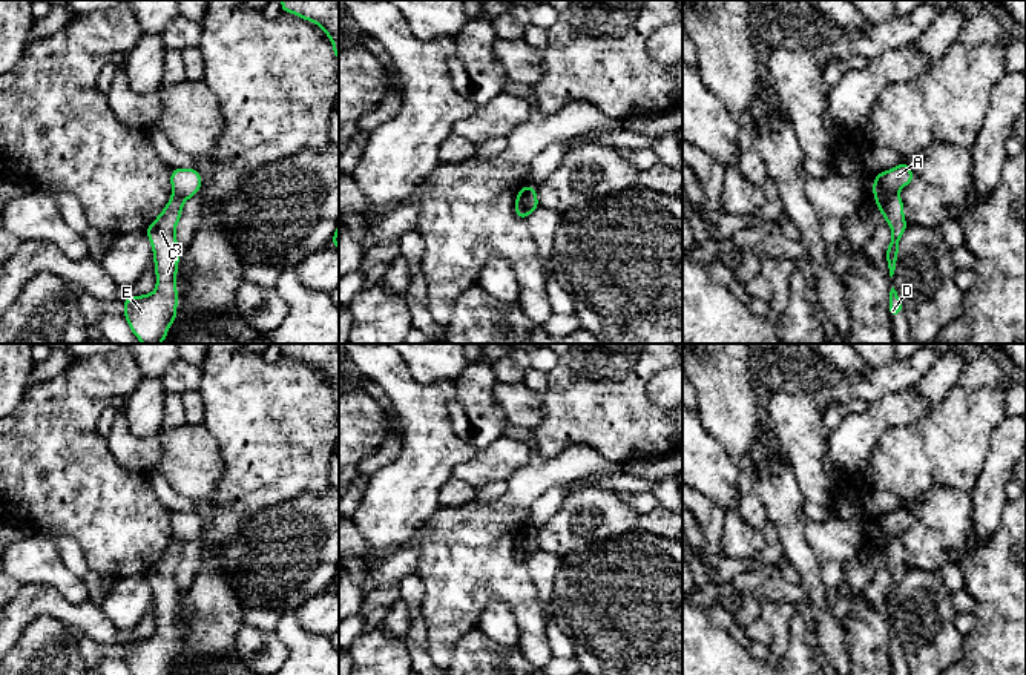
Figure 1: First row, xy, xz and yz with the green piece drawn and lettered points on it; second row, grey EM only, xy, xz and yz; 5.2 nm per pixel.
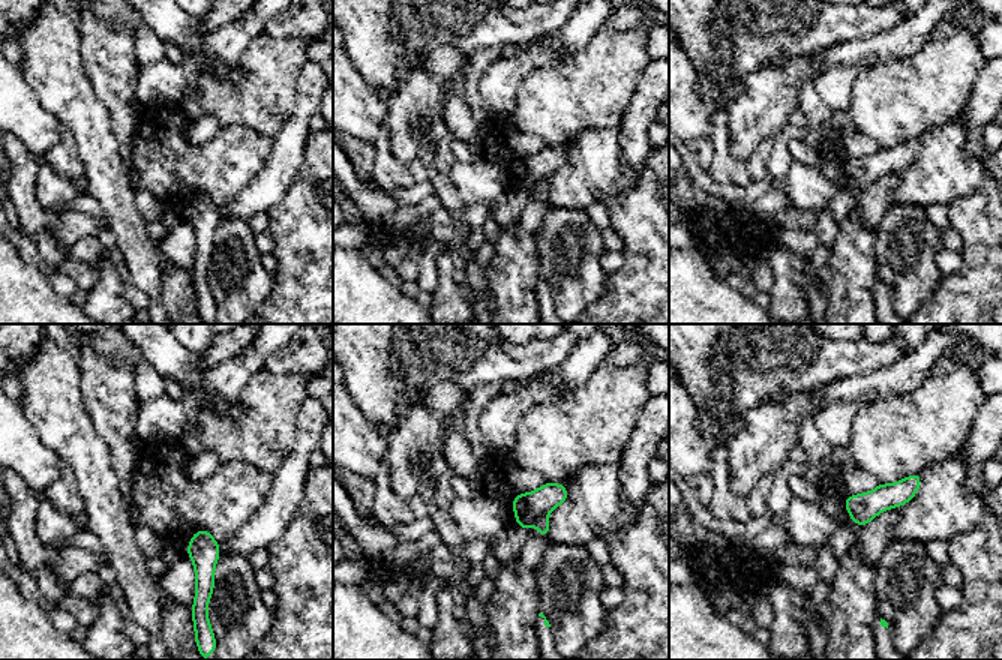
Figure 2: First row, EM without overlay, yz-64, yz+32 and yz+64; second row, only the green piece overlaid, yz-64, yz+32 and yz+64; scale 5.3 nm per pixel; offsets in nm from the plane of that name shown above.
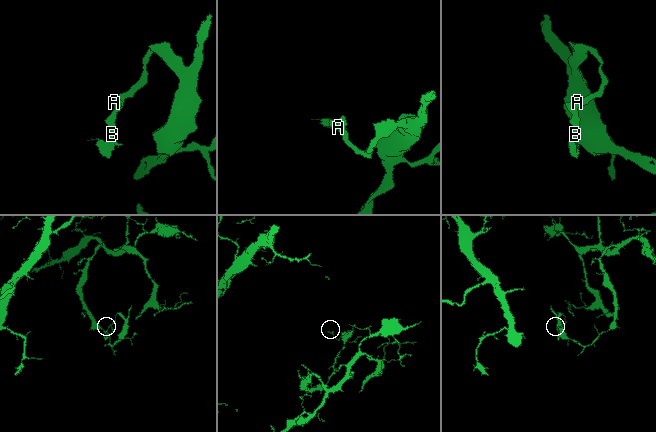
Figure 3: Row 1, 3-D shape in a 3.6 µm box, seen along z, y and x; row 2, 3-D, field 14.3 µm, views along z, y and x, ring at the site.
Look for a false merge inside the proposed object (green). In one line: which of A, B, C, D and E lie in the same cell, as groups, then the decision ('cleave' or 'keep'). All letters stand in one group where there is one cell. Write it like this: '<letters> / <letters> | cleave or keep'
A / B C D E | cleave

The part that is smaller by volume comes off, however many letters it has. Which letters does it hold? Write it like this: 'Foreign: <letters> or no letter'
Foreign: B, C, D, E

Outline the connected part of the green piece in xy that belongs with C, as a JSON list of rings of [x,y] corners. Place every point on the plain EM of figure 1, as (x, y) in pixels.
[[[172,540],[161,558],[146,572],[152,586],[156,634],[152,638],[123,641],[124,661],[132,675],[167,675],[176,663],[176,646],[181,643],[175,632],[178,601],[175,572],[181,561],[183,543]]]

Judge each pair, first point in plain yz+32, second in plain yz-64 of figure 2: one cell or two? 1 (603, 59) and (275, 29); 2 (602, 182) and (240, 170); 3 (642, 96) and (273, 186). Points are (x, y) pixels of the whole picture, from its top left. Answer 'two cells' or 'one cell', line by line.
1: two cells
2: one cell
3: one cell

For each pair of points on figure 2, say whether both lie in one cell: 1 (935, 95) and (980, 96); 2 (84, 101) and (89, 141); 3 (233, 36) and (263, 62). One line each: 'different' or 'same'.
1: different
2: same
3: different

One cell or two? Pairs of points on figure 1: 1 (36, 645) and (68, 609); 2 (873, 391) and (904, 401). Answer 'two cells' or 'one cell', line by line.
1: two cells
2: two cells

